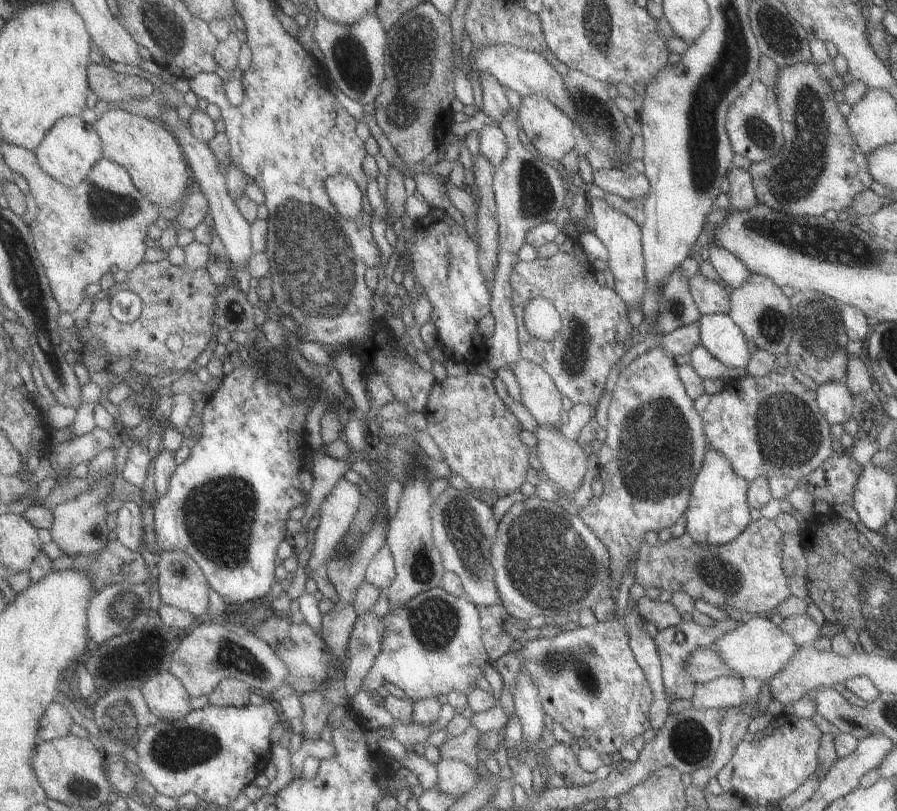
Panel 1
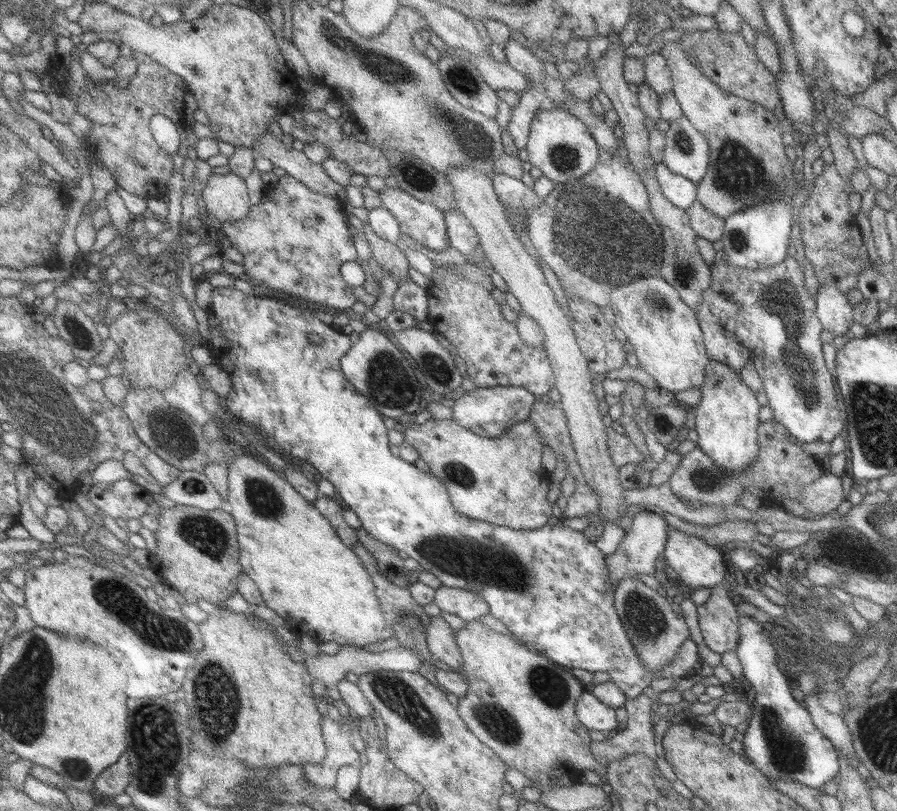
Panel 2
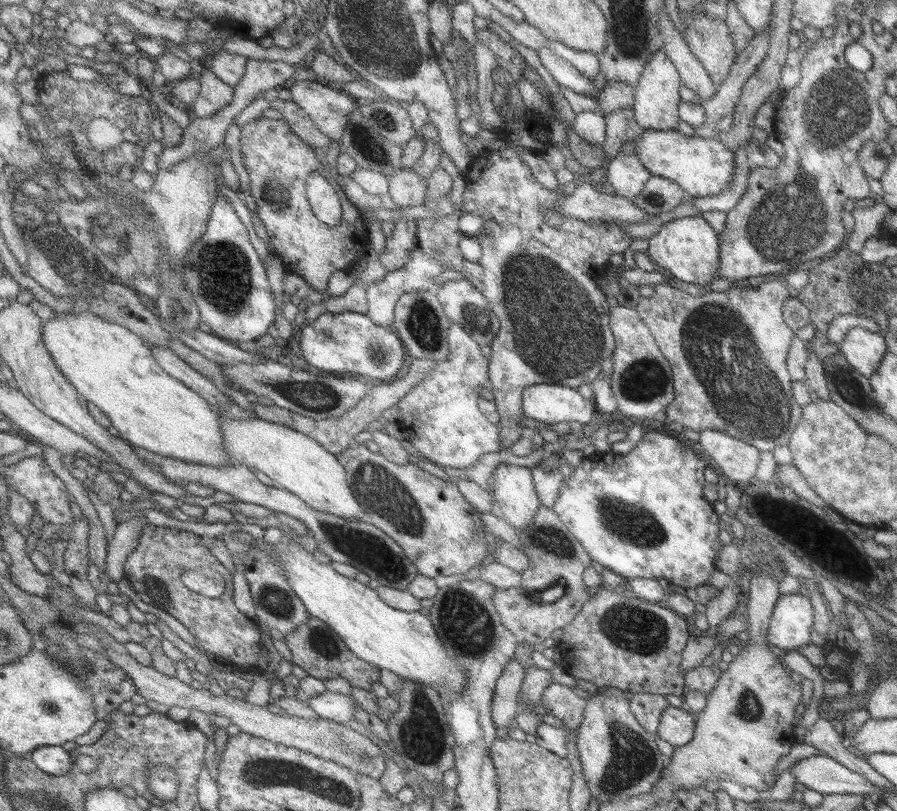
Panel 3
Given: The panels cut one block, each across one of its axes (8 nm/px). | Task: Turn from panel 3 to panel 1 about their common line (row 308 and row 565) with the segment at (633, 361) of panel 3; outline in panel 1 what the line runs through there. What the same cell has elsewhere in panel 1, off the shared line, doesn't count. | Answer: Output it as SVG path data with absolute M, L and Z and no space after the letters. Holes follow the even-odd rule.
M653 347L637 355L622 368L612 387L607 414L601 420L605 439L599 450L596 450L595 462L599 466L597 476L602 482L602 494L599 497L593 495L585 506L578 508L577 516L607 549L609 576L615 588L634 564L645 532L652 530L658 533L665 526L671 527L684 513L690 497L690 486L707 450L701 417L694 409L694 401L684 391L673 357L661 347Z

